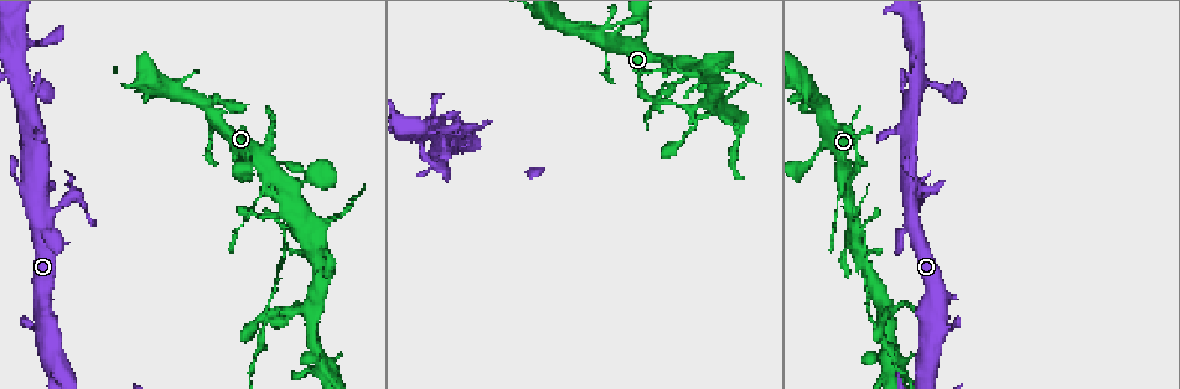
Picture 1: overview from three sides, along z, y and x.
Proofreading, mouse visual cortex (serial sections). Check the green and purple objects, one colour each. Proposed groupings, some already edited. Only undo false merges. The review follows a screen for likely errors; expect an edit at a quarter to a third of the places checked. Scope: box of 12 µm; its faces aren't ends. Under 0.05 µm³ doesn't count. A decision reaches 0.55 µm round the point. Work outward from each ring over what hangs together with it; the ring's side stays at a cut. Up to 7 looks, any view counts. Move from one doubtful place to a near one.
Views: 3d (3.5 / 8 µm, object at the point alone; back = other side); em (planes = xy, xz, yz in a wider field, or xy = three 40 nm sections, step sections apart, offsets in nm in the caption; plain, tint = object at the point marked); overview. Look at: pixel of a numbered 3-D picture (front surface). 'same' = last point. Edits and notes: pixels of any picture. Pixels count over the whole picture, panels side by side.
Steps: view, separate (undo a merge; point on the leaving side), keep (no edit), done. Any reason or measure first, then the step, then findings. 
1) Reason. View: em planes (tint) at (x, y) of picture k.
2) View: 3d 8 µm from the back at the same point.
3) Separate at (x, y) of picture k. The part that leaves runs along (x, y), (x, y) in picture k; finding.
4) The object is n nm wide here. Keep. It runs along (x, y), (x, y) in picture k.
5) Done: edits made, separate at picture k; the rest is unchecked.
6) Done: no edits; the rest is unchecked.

Thin arm on a thick one. View: 3d 3.5 µm at (21, 46) of picture 1.

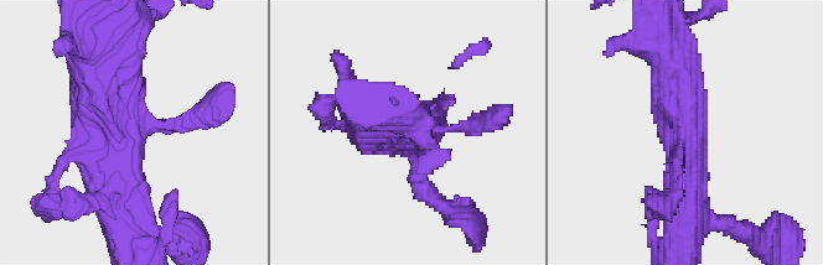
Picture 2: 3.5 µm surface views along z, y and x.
4 arms meet here; the arms are 100, 150, 500, 600 nm wide; shape alone is not enough. View: em xy step 2 (tint) at (136, 127) of picture 2.

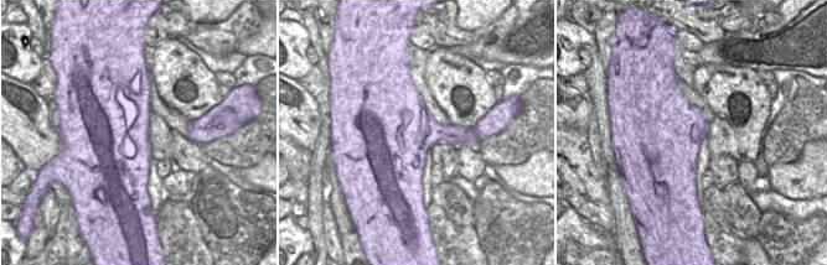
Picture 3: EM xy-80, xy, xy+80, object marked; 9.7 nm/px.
Cut it another way. View: em xy step 5 (tint) at the same point.

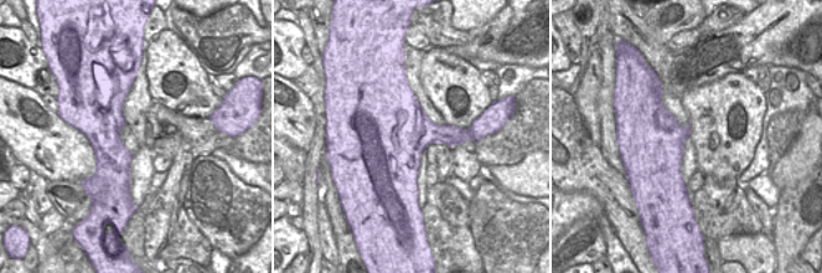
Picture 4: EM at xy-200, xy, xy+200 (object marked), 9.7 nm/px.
Keep. It runs along (124, 209), (89, 53) in picture 2; continuous, no second cell.

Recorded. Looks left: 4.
Abrupt turn. View: 3d 3.5 µm from the back at (883, 304) of picture 1.

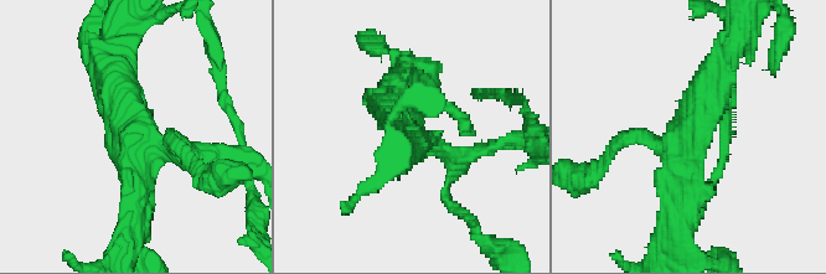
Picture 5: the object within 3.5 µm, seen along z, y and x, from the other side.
Keep. One cell here.

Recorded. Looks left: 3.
Four-way junction. View: 3d 3.5 µm at (319, 362) of picture 1.

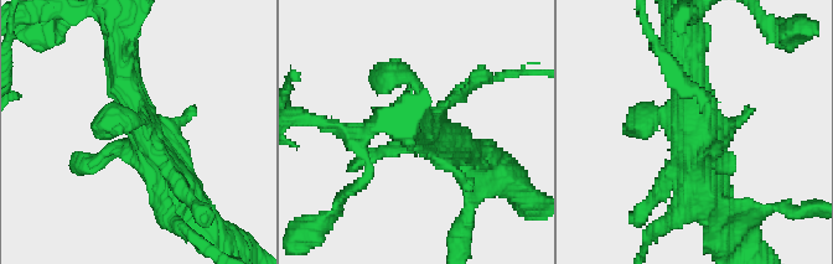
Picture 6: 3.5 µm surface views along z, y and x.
Shape alone is not enough. View: em xy step 5 (tint) at (140, 135) of picture 6.

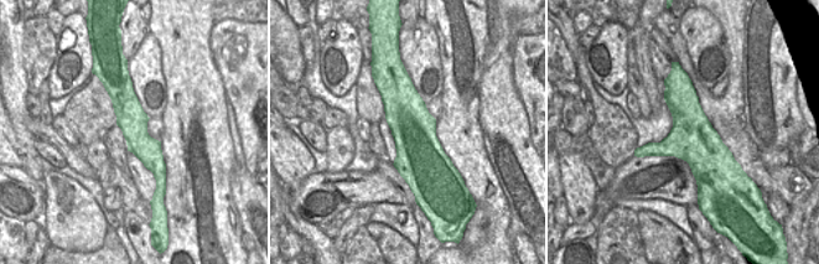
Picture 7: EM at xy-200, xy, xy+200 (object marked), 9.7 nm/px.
Keep. It runs along (119, 57), (123, 92), (181, 202) in picture 6; all the same cell.

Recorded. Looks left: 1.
Done: no edits; the rest is unchecked.

